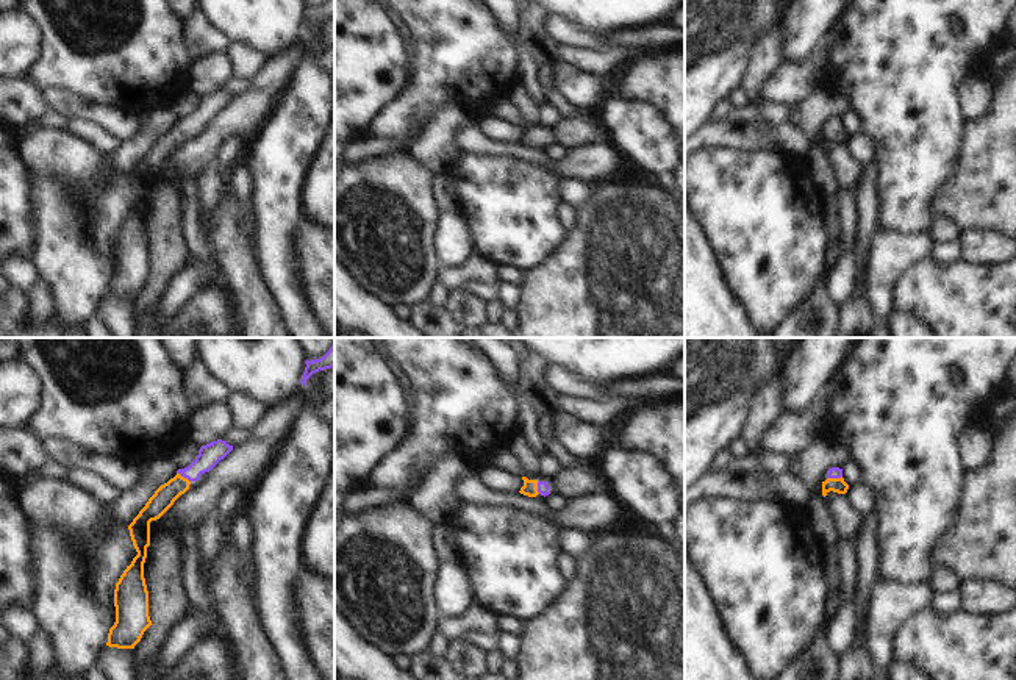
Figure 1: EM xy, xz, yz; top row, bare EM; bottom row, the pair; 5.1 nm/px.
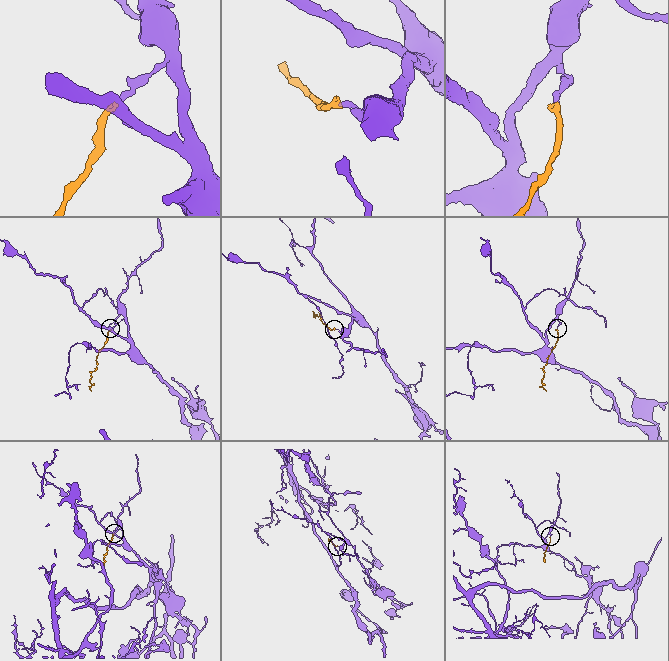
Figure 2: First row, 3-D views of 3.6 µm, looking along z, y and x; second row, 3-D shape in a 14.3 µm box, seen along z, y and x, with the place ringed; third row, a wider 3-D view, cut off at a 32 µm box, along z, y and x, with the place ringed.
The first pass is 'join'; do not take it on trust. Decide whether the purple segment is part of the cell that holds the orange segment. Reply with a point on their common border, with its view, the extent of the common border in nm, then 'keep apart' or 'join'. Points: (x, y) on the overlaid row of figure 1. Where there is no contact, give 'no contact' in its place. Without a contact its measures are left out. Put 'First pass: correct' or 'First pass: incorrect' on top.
First pass: correct
yz (833, 479) | 80 nm | join

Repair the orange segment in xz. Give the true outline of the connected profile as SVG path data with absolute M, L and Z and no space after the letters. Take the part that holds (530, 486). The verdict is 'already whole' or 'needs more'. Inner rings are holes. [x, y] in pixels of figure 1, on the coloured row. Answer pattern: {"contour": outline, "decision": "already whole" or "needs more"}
{"contour": "M522 477L524 486L521 488L521 494L528 496L528 497L536 497L538 494L541 496L549 496L549 481L538 481L538 480L528 480L527 477Z", "decision": "needs more"}

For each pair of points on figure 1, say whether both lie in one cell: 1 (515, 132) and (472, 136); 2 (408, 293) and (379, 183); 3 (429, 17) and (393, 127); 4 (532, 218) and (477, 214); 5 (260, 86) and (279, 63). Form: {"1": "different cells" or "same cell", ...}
{"1": "different cells", "2": "same cell", "3": "same cell", "4": "same cell", "5": "same cell"}

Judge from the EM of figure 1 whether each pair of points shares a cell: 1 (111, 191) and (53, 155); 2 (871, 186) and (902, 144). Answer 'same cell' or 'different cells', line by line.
1: same cell
2: different cells

